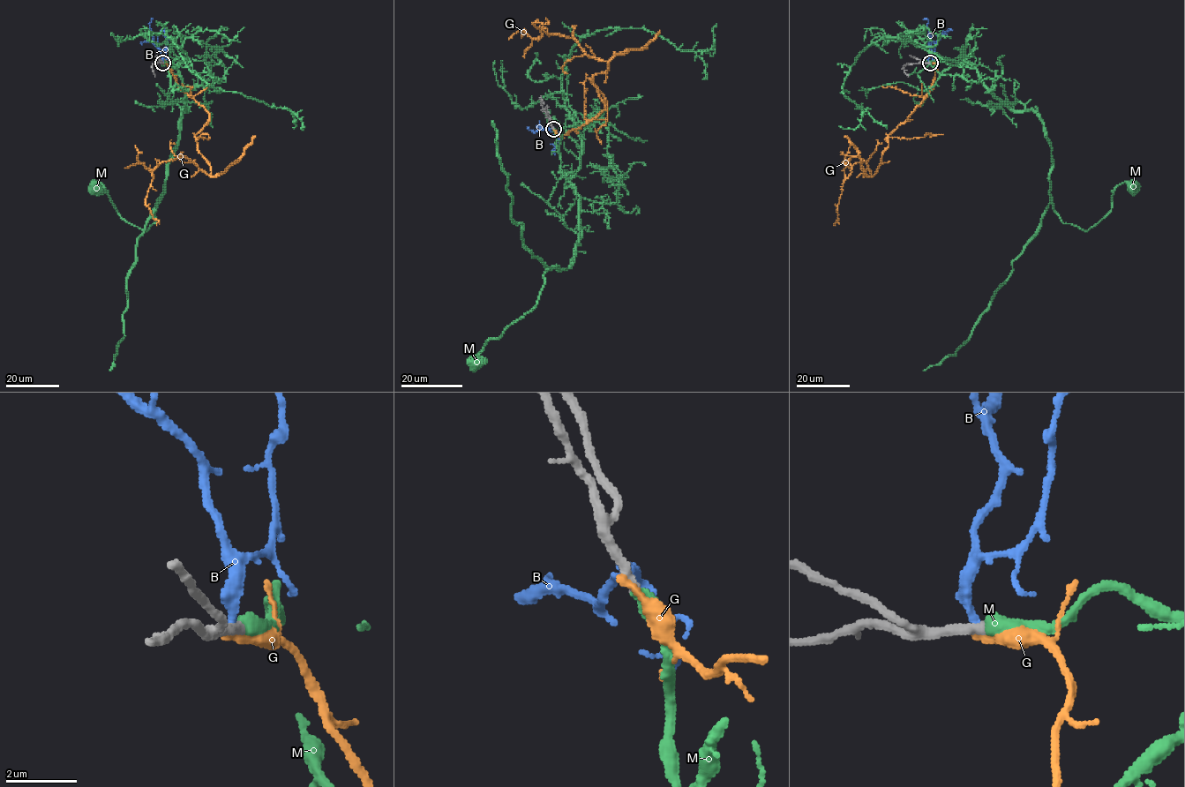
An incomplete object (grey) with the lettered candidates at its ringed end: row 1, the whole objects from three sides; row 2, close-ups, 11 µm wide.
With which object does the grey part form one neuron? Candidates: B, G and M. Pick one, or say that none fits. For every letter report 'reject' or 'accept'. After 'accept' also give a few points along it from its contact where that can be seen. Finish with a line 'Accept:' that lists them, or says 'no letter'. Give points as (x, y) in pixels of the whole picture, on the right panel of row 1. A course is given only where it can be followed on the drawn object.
B: reject
G: reject
M: accept | via (930, 63), (973, 67), (1014, 109), (1035, 112), (1063, 222), (1087, 230), (1118, 185), (1132, 188)
Accept: M

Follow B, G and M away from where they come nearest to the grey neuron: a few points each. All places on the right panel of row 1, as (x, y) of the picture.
B: (928, 63), (931, 35), (928, 21), (923, 19)
G: (929, 63), (936, 66), (930, 91), (887, 136), (876, 171), (872, 176), (856, 156), (847, 161), (834, 225)
M: (930, 63), (973, 67), (1014, 109), (1035, 112), (1063, 222), (1087, 230), (1118, 185), (1132, 188)

